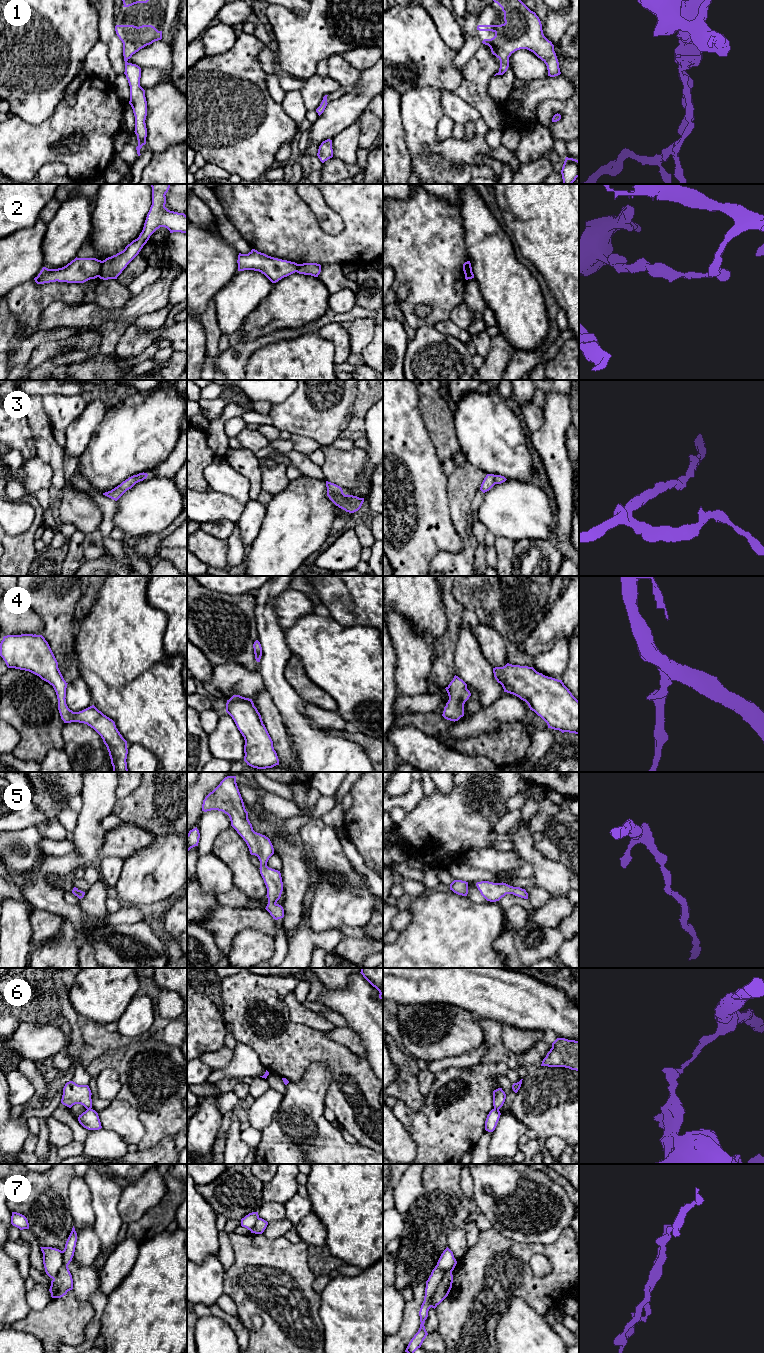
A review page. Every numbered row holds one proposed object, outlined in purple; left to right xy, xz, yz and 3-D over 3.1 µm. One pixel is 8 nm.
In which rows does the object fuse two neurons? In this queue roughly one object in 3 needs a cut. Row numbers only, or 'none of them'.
2, 6, 7

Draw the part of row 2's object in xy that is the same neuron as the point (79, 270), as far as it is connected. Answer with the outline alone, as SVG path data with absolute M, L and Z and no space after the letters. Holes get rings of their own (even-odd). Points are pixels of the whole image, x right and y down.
M75 258L58 269L43 267L37 277L37 284L50 282L84 283L100 276L102 261L96 258Z

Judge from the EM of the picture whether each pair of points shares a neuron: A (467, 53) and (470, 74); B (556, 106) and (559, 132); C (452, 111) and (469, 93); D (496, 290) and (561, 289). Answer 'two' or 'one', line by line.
A: two
B: one
C: two
D: two

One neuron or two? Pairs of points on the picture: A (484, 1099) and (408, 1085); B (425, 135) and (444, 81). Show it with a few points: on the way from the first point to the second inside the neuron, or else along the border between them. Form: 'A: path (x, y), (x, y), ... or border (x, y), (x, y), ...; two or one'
A: border (400, 1099), (413, 1109), (418, 1109), (424, 1103); two
B: border (418, 86), (436, 87), (441, 90); two

